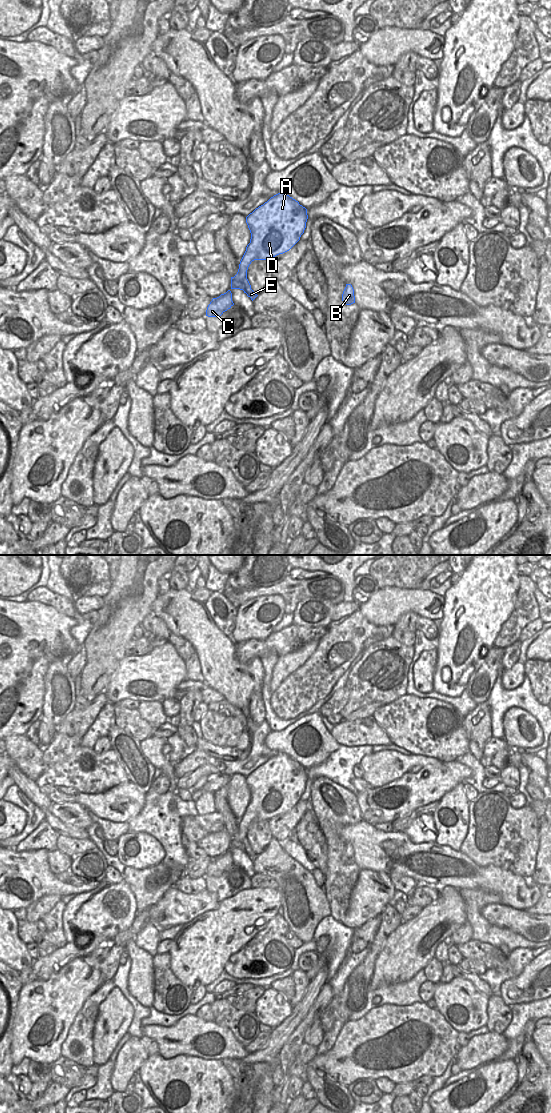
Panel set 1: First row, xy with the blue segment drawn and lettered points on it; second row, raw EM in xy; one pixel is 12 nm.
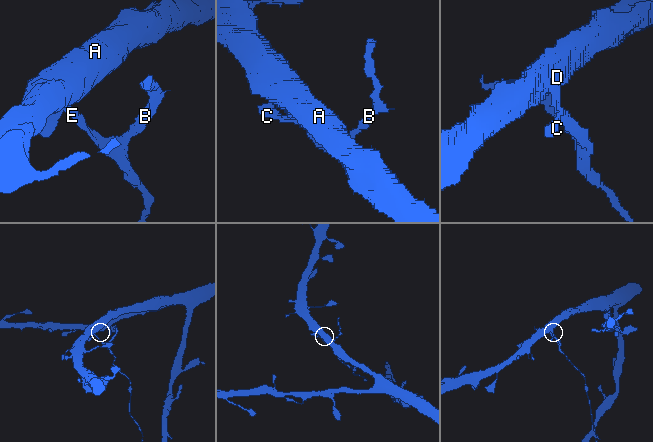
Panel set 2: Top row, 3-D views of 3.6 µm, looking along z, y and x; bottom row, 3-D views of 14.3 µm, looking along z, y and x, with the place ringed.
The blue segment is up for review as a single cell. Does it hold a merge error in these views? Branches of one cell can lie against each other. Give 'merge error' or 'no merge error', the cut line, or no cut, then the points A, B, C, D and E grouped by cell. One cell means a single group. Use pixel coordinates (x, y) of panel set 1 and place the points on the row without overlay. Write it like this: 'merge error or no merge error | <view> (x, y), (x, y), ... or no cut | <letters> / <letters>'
merge error | xy (238, 831), (239, 848) | A D / B C E

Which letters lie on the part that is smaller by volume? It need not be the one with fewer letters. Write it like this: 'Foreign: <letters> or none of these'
Foreign: B, C, E

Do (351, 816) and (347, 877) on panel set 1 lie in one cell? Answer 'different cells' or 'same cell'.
same cell

